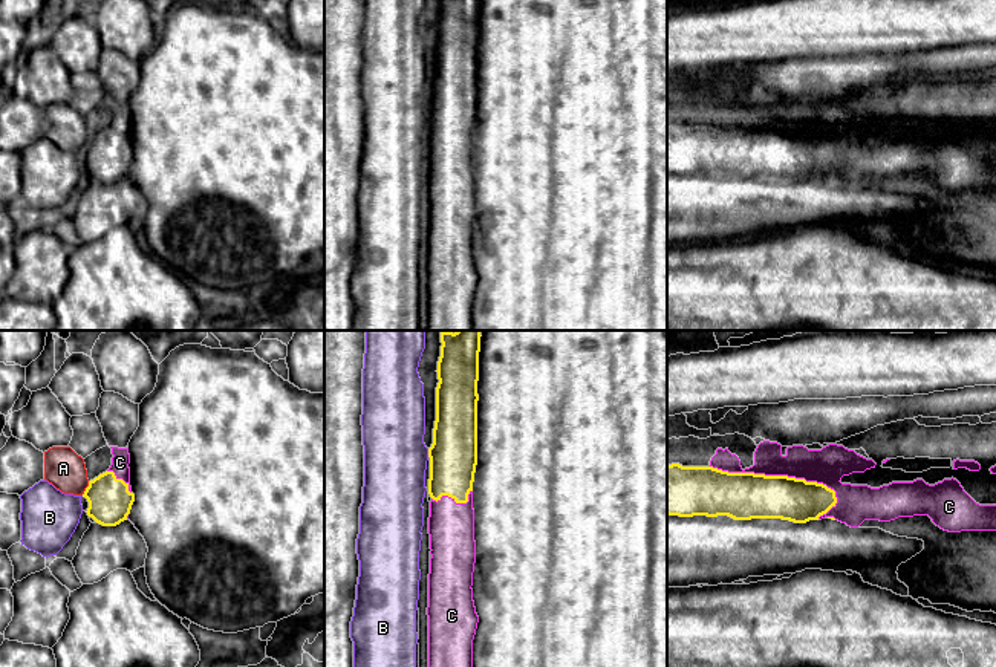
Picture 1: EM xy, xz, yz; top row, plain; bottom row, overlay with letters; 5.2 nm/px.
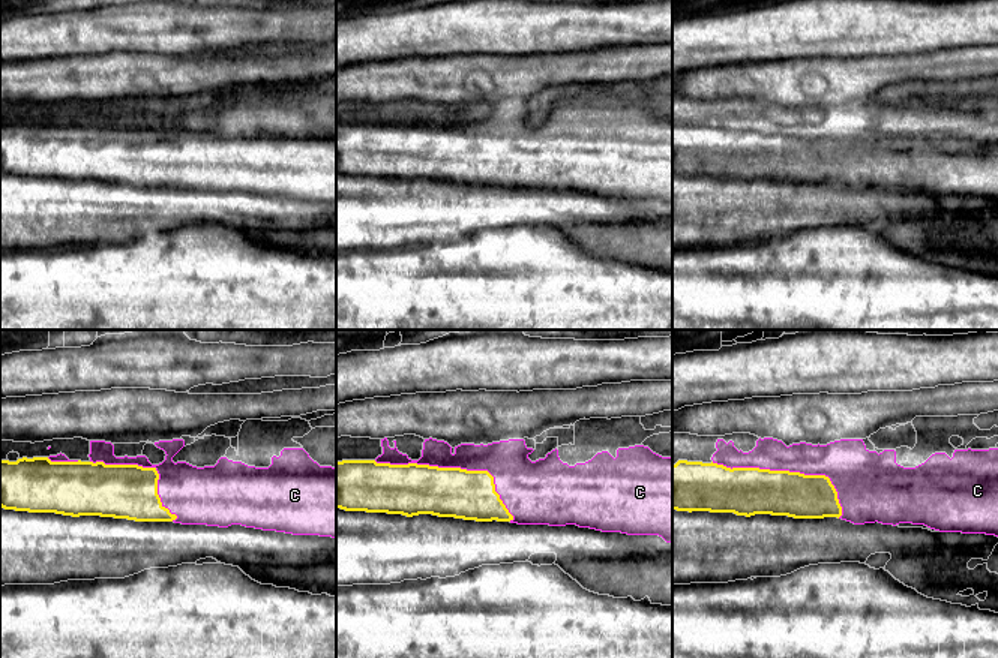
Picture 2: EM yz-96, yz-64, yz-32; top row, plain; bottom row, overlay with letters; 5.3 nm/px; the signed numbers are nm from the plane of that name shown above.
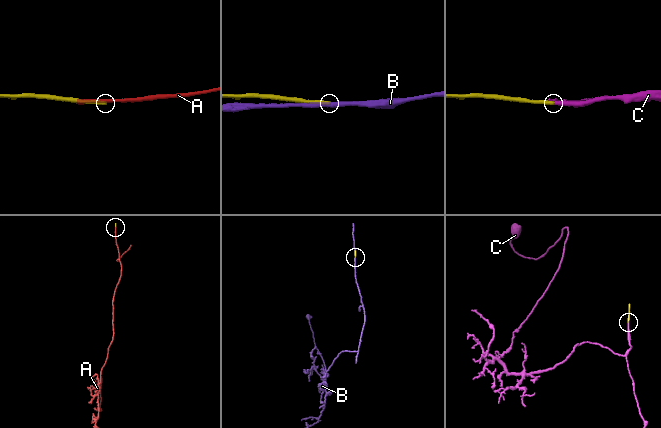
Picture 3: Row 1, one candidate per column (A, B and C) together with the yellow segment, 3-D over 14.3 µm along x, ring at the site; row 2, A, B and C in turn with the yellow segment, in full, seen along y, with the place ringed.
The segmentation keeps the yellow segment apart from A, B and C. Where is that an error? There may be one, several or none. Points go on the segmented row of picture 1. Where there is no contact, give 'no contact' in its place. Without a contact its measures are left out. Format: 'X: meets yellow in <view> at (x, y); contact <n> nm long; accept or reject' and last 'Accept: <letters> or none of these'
A: meets yellow in xy at (86, 488); contact 80 nm long; reject
B: meets yellow in xz at (429, 453); contact 50 nm long; reject
C: meets yellow in yz at (777, 476); contact 700 nm long; accept
Accept: C

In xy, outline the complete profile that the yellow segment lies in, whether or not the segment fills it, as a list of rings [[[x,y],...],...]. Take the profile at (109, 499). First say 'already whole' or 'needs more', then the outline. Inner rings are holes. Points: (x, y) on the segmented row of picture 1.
needs more; [[[110,448],[113,454],[110,468],[93,480],[90,480],[89,486],[83,494],[83,497],[86,497],[89,502],[89,508],[86,511],[87,516],[103,526],[116,526],[121,522],[127,520],[132,505],[135,502],[135,494],[132,493],[130,486],[129,448]]]

